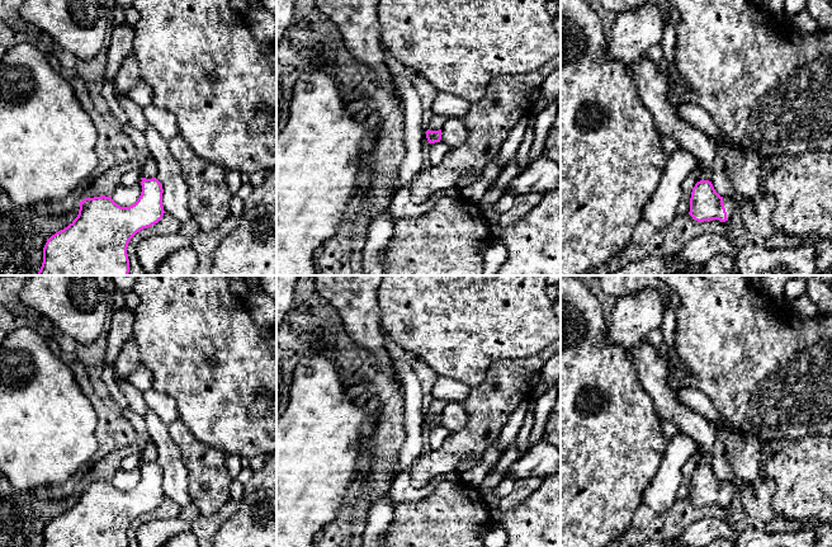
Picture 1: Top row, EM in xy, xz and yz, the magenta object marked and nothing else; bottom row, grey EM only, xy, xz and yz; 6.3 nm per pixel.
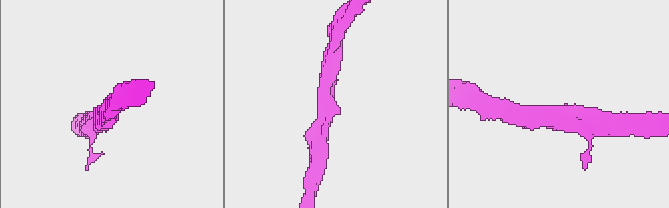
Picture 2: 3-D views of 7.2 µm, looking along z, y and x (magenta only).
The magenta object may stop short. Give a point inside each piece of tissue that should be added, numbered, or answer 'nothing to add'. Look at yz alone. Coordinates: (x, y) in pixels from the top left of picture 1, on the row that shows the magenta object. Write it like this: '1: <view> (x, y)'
1: yz (732, 204)

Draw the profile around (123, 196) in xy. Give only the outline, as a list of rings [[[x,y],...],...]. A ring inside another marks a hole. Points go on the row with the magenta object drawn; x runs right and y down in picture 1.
[[[141,183],[133,187],[119,185],[112,194],[112,199],[120,207],[129,207],[138,201],[141,192]]]

